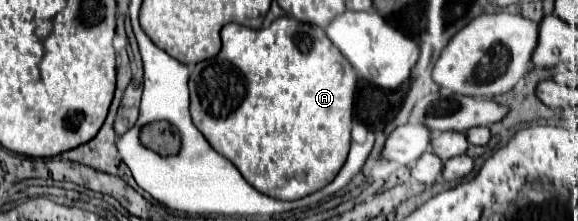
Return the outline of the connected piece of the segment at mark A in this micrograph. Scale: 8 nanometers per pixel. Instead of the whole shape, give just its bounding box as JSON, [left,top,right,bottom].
[189,16,357,200]

